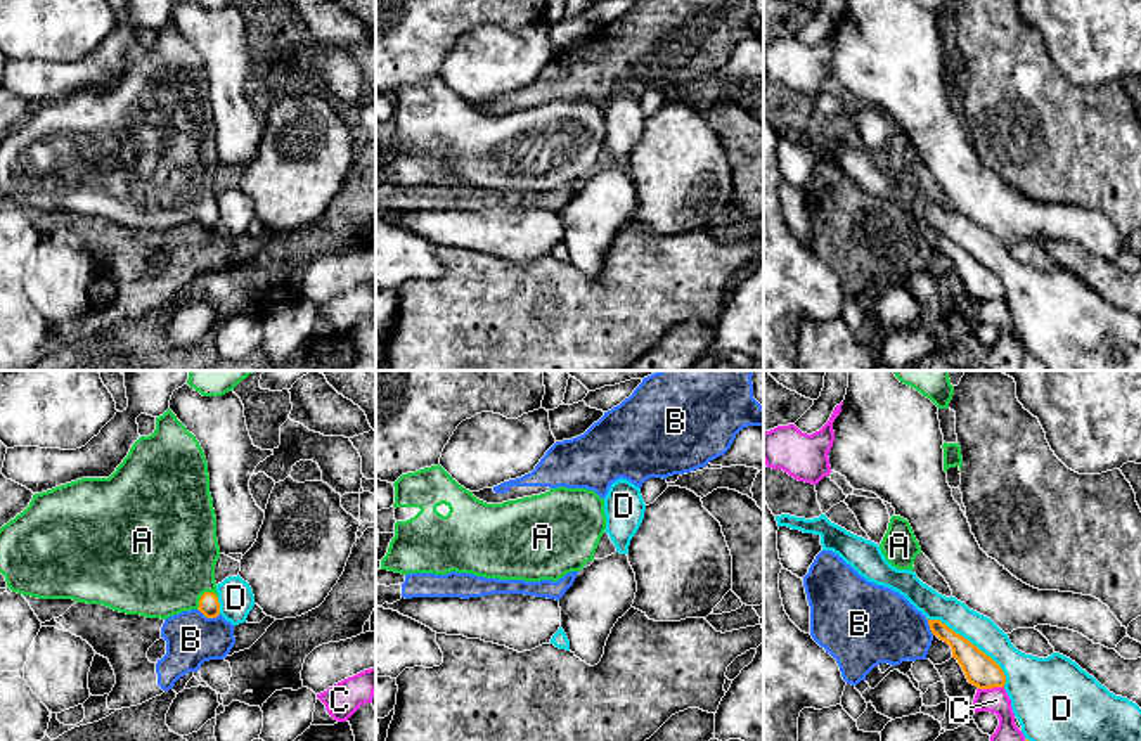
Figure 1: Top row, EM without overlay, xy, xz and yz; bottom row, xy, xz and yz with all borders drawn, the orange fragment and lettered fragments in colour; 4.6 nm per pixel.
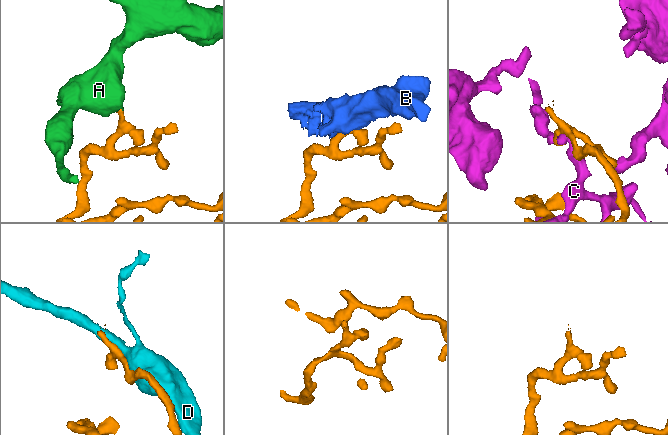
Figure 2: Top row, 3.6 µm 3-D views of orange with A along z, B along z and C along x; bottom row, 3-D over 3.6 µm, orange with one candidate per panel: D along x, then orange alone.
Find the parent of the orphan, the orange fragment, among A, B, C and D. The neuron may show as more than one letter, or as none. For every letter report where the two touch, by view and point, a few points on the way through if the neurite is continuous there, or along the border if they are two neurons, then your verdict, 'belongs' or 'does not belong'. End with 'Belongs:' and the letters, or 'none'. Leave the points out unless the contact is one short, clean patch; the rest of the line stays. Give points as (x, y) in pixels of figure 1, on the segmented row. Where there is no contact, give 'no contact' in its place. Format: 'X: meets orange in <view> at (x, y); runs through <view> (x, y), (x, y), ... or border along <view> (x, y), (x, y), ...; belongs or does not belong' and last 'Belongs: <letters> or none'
A: meets orange in xy at (203, 594); runs through xy (208, 605), (203, 594), (161, 560); belongs
B: meets orange in xy at (208, 617); border along xy (198, 608), (206, 617), (219, 615); does not belong
C: meets orange in yz at (991, 688); does not belong
D: meets orange in yz at (973, 644); does not belong
Belongs: A

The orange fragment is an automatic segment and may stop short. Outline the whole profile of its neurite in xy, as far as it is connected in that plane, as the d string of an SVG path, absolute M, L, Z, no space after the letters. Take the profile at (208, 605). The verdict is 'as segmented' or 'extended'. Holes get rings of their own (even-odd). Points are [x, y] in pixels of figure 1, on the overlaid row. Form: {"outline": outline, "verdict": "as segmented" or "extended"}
{"outline": "M170 409L109 478L81 478L35 493L29 506L0 528L0 573L12 592L102 604L145 618L166 620L190 609L216 618L218 557L208 462L196 436Z", "verdict": "extended"}

